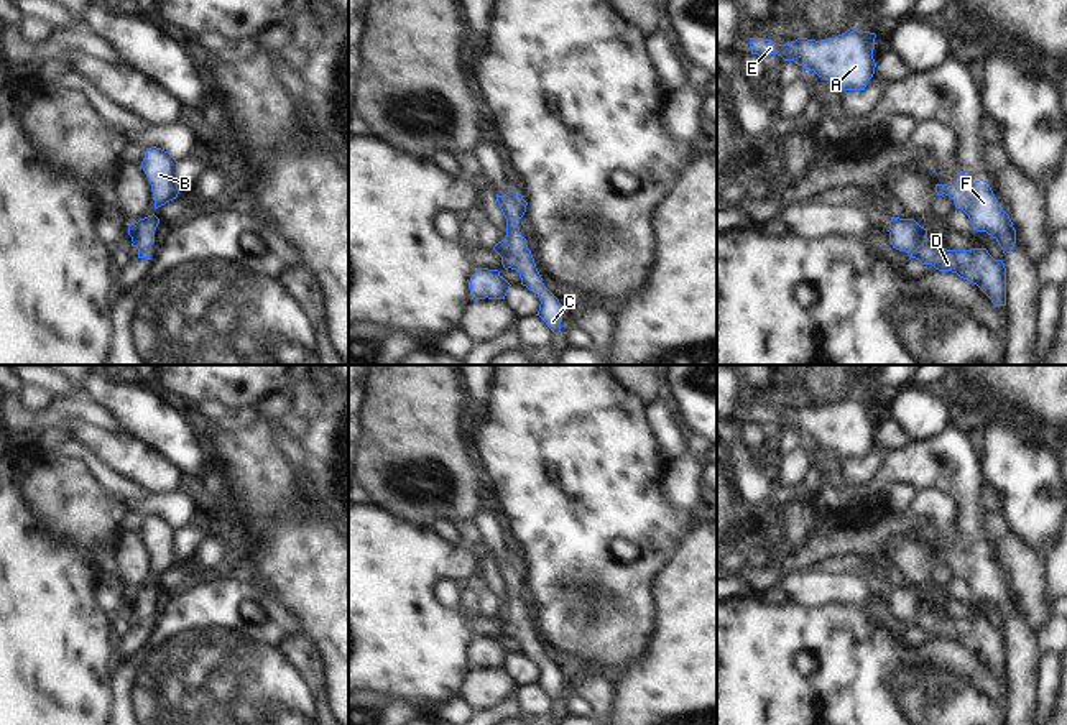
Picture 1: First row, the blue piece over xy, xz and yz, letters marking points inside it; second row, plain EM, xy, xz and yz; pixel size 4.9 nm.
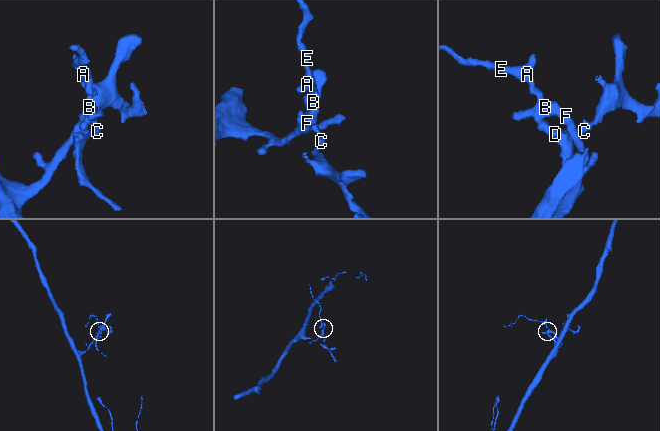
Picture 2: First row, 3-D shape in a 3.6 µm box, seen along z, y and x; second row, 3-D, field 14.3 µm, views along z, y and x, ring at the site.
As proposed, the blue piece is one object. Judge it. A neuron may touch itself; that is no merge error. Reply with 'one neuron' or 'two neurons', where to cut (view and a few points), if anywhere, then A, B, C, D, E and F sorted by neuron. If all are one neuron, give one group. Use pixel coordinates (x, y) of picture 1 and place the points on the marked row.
two neurons; cut in yz along (926, 235), (911, 253); A B E F / C D

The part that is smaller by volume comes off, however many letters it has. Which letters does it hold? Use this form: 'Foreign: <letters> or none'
Foreign: C, D

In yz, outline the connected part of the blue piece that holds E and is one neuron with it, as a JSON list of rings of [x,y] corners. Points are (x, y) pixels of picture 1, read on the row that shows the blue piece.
[[[857,30],[820,41],[797,38],[786,44],[750,38],[750,49],[760,58],[778,54],[784,61],[794,61],[822,79],[838,82],[843,90],[865,90],[876,67],[875,38],[875,33]]]

